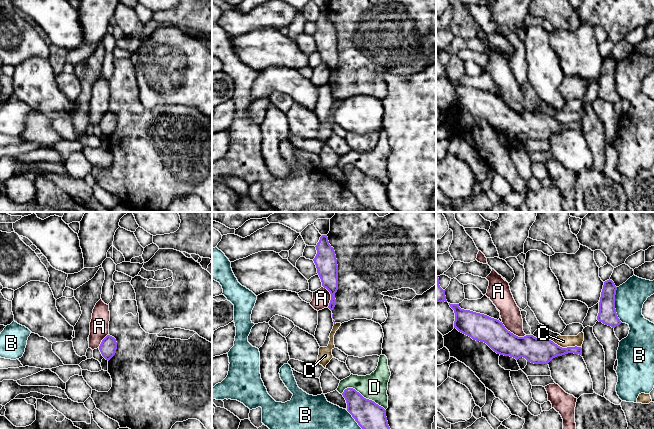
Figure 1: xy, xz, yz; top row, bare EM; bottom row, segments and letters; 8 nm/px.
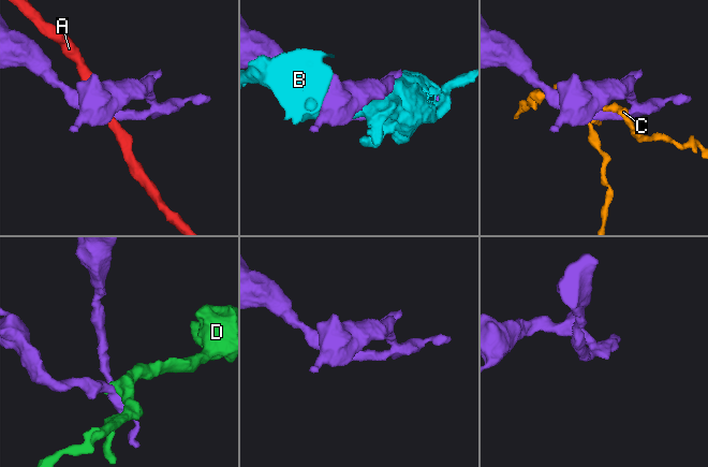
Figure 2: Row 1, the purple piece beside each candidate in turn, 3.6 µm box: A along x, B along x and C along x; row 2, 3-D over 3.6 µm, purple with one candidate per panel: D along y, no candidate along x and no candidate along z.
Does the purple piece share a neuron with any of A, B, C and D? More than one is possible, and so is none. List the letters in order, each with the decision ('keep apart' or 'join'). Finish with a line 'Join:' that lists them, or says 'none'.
A: keep apart
B: keep apart
C: keep apart
D: keep apart
Join: none

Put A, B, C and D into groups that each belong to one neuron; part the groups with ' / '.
A / B / C / D

